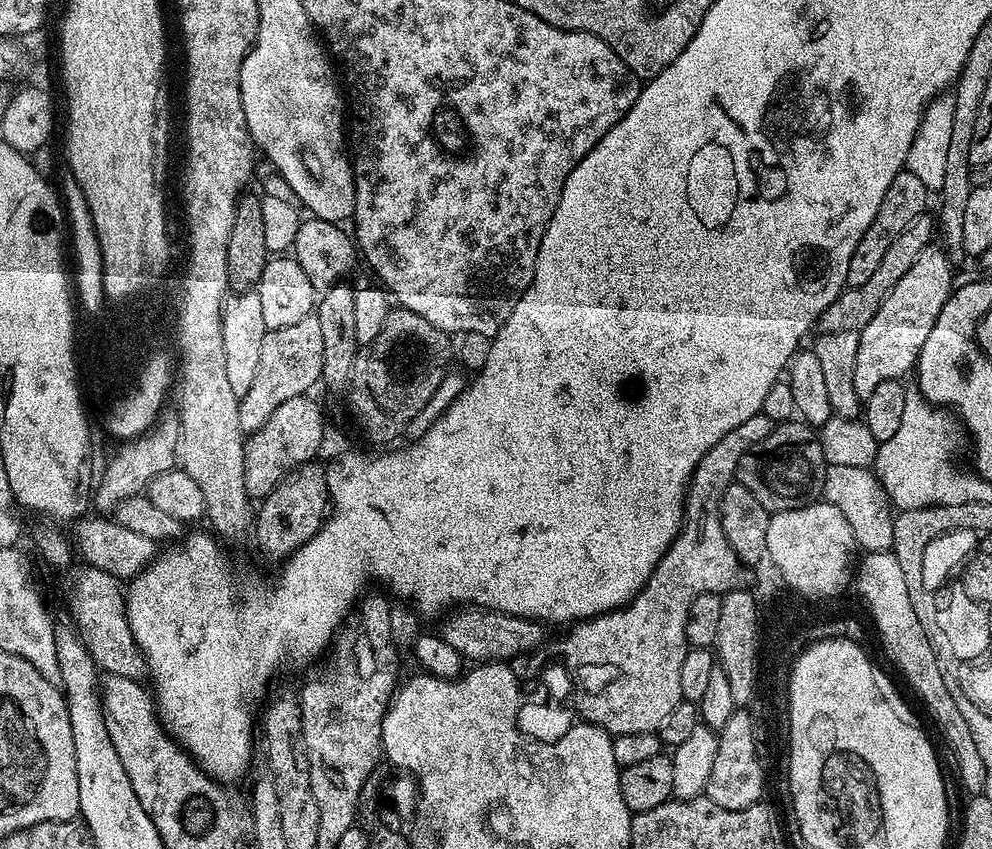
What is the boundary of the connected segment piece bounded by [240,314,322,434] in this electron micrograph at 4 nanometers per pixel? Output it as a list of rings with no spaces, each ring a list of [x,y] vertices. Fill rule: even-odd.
[[[316,315],[294,322],[294,326],[282,326],[268,330],[262,341],[258,370],[255,371],[254,384],[246,395],[240,398],[240,424],[245,433],[257,432],[261,426],[289,398],[311,393],[315,384],[321,383],[322,374],[322,329],[318,327]]]

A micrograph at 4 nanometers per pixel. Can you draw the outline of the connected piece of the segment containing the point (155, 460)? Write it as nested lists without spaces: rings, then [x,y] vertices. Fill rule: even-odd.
[[[175,415],[167,416],[161,417],[145,435],[121,443],[111,456],[90,500],[93,511],[99,517],[111,517],[115,507],[122,501],[141,495],[158,474],[169,472],[175,467],[180,445],[180,419]]]

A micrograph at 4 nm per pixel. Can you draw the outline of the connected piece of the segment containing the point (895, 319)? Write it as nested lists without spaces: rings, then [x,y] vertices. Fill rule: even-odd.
[[[930,246],[922,250],[914,266],[902,274],[898,286],[886,294],[886,302],[878,306],[878,314],[866,322],[859,333],[858,359],[854,365],[854,387],[861,402],[870,398],[880,383],[900,380],[915,369],[922,346],[926,346],[926,338],[930,338],[930,330],[934,330],[934,324],[938,322],[942,306],[946,306],[953,294],[952,268],[953,261],[948,259],[943,247]]]

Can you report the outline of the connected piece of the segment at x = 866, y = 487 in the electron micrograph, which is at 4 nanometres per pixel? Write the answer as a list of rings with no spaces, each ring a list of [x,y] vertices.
[[[829,464],[823,476],[822,496],[826,502],[842,511],[852,528],[857,545],[863,551],[891,551],[894,519],[892,508],[884,488],[871,469]]]

